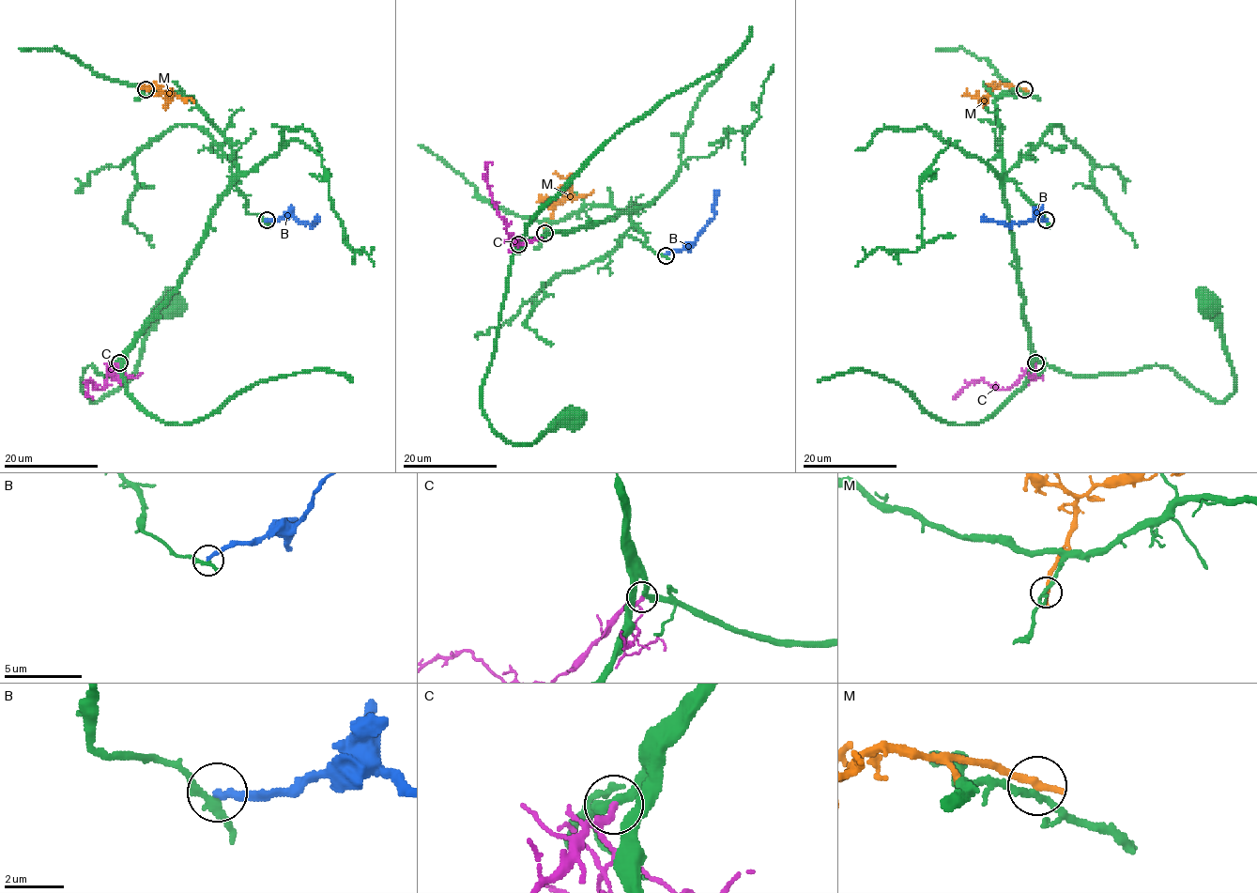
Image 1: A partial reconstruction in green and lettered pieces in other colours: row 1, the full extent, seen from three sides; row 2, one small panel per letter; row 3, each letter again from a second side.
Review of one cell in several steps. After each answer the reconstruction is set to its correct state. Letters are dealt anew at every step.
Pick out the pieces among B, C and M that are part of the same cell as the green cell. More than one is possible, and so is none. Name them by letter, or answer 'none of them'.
B

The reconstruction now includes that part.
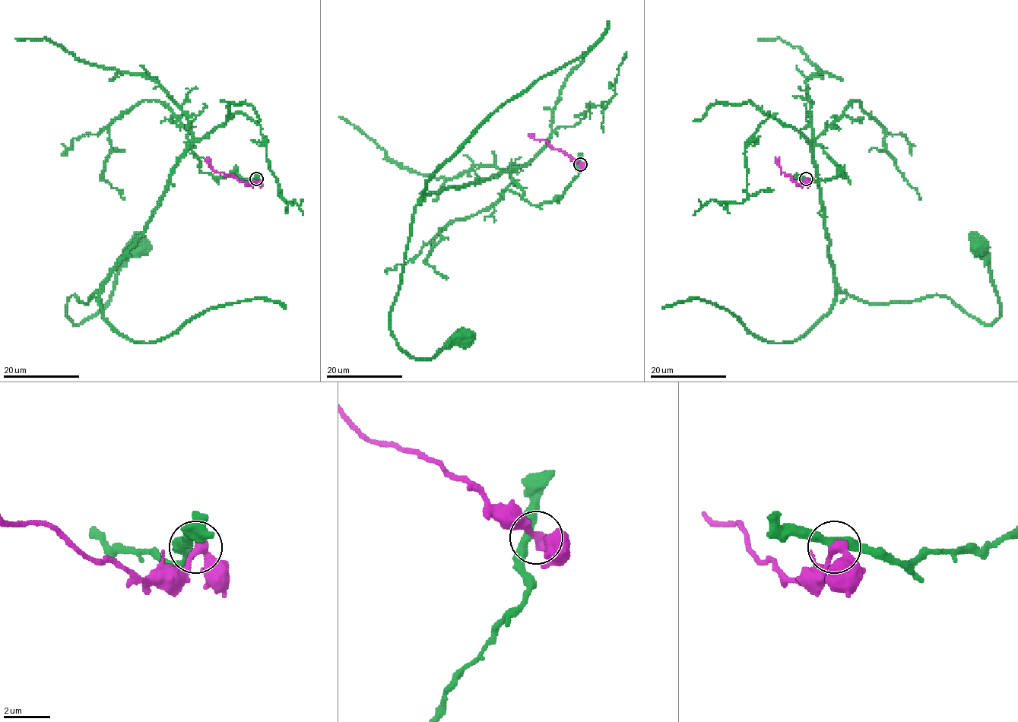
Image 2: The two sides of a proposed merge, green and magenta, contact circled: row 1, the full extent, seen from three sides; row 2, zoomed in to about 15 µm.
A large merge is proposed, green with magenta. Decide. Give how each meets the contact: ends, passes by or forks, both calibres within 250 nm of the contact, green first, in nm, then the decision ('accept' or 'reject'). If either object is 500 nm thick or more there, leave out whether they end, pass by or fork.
green passes by | magenta passes by | 360/360 nm | reject

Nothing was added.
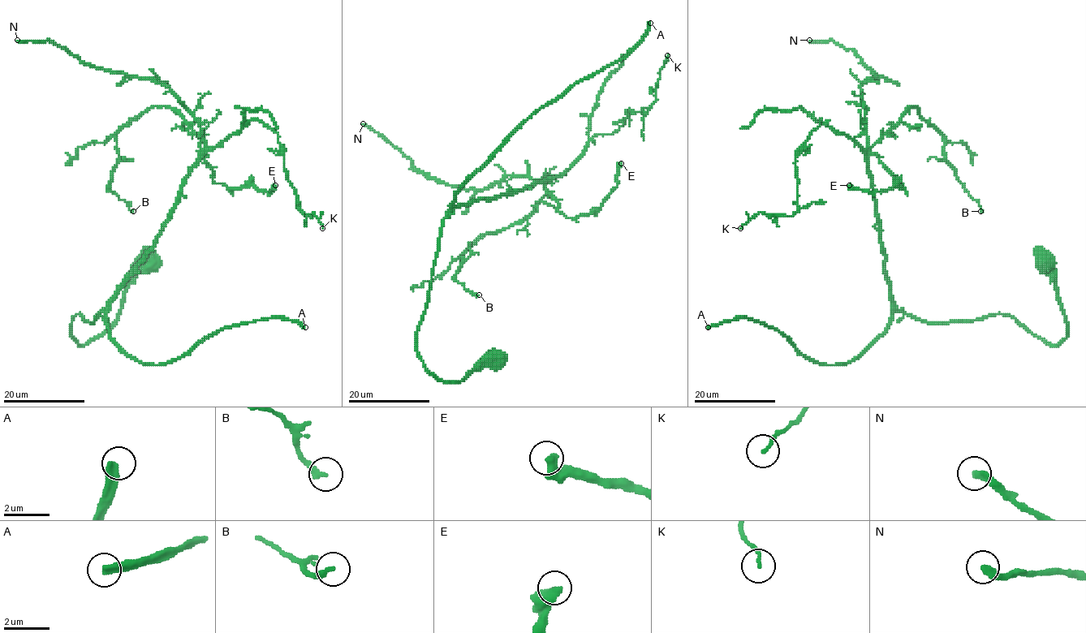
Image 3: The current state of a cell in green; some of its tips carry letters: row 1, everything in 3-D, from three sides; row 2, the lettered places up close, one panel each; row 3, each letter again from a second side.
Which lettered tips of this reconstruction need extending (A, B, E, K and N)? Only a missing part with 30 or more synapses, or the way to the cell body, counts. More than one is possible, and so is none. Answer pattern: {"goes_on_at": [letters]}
{"goes_on_at": ["A", "N"]}

